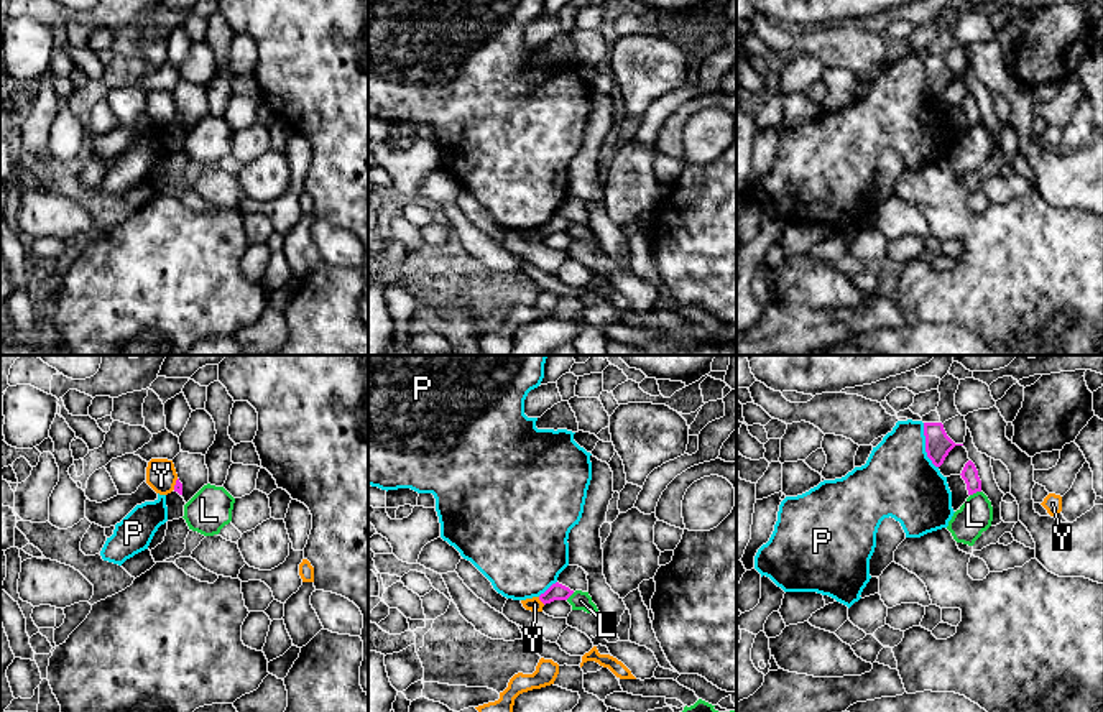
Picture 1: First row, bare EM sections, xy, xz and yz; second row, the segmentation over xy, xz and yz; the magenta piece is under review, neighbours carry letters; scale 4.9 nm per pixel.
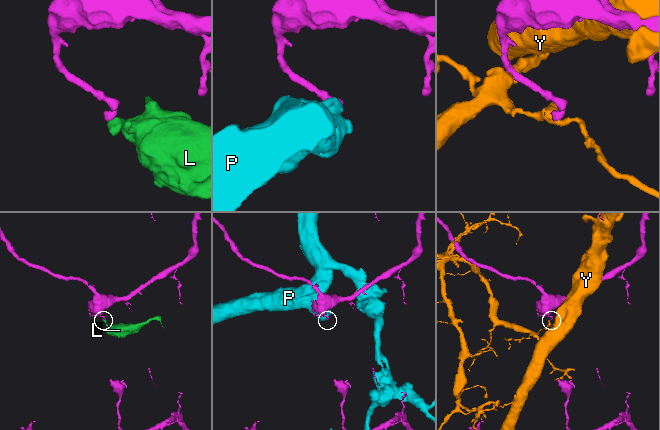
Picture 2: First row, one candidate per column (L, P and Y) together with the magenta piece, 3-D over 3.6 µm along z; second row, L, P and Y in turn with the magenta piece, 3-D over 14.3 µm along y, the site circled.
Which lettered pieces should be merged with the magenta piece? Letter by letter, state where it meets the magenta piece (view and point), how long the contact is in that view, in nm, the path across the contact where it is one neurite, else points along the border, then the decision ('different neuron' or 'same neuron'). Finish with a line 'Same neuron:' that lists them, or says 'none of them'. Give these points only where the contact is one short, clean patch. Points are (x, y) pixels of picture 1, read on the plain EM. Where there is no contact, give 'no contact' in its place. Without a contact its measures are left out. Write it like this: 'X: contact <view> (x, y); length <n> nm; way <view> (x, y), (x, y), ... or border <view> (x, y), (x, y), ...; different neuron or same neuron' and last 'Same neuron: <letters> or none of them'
L: contact yz (975, 124); length 60 nm; border yz (980, 122), (970, 127); different neuron
P: contact yz (926, 78); length 240 nm; different neuron
Y: contact xz (541, 232); length 50 nm; different neuron
Same neuron: none of them

